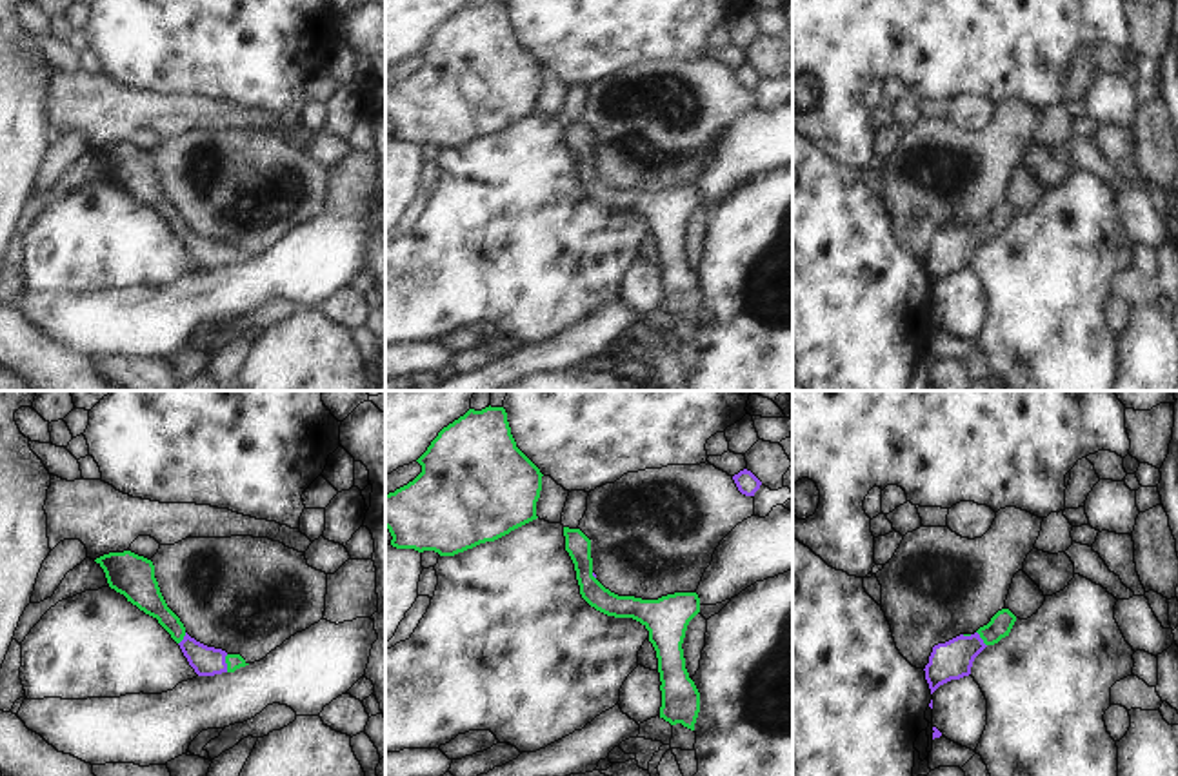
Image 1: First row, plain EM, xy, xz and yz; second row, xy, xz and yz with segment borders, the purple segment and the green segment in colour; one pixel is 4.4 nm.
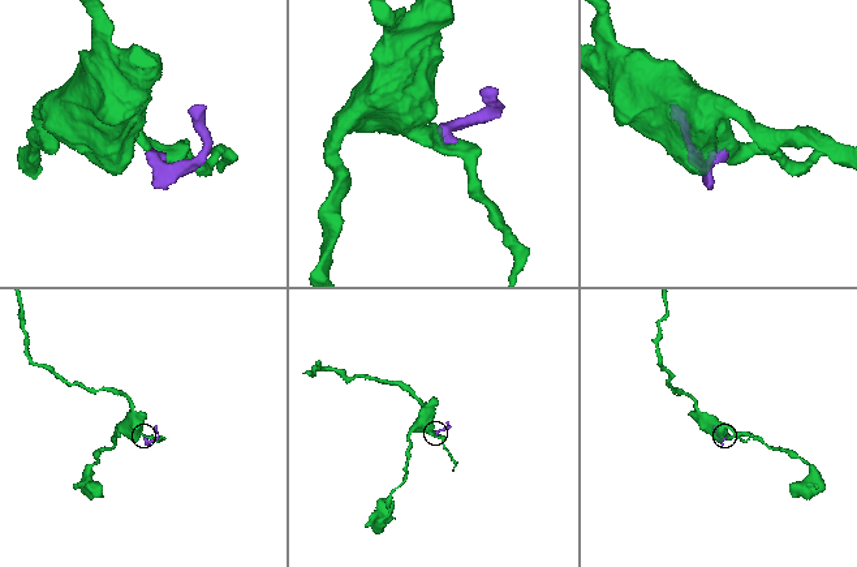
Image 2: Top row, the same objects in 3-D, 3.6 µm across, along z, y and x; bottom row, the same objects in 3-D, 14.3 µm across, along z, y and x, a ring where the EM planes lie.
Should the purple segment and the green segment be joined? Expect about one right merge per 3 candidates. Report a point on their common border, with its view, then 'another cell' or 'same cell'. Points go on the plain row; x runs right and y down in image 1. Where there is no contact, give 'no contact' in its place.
xy (226, 257) | same cell

